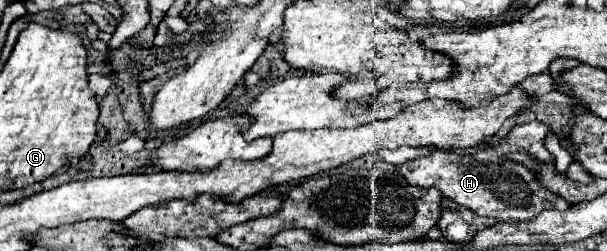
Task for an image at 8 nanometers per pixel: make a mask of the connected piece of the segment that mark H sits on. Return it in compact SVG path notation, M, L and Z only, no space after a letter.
M527 122L517 124L509 130L507 136L483 142L485 148L479 148L475 154L457 154L457 152L443 152L437 150L429 156L421 156L415 160L407 160L397 166L397 172L405 176L411 186L419 188L437 188L445 198L455 200L457 204L473 210L479 216L497 218L499 222L507 220L529 220L535 218L543 210L567 210L571 204L551 194L545 186L541 186L535 178L533 170L527 170L521 162L515 162L511 156L513 152L525 152L535 162L555 164L555 156L545 148L545 138L553 134L549 126L543 122Z

